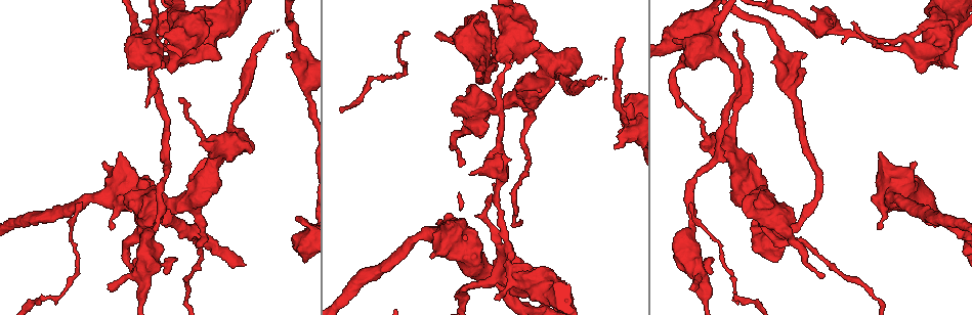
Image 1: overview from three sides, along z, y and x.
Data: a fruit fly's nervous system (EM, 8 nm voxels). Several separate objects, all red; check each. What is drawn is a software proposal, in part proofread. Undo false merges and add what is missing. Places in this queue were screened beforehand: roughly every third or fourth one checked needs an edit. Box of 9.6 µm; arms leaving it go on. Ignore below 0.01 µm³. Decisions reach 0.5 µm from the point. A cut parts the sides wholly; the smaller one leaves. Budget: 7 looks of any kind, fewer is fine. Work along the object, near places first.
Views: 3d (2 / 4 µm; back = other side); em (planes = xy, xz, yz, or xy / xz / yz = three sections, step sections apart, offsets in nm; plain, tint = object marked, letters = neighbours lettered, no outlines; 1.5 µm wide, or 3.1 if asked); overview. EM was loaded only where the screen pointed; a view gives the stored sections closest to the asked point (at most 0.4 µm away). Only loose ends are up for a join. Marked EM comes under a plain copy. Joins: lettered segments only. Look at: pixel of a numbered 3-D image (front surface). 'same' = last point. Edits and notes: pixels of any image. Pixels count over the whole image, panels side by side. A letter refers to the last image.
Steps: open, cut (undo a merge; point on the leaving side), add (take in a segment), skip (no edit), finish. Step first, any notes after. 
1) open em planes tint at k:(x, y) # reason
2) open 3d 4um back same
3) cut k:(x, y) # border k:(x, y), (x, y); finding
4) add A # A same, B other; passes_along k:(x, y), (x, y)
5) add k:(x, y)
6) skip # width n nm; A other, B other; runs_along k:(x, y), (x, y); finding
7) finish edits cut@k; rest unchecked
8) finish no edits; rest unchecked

open 3d 2um back at 1:(735, 33) # tapers out

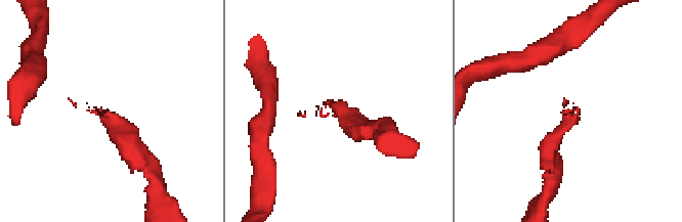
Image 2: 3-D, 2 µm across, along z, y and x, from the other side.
open em planes letters at 2:(564, 113) # shape alone is not enough

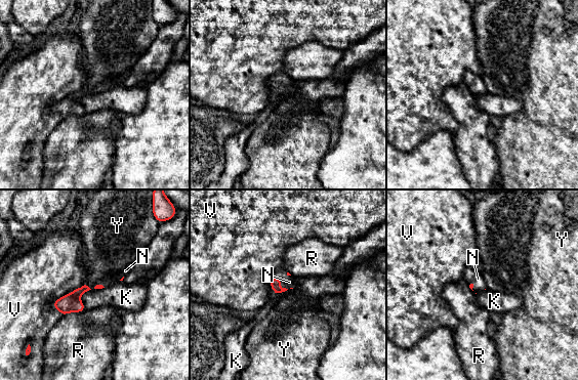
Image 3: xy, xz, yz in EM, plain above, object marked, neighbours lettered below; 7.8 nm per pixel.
add N # K other, N same, R other, V other, Y other; passes_along 3:(275, 283), (280, 287), (289, 282); the neuron continues

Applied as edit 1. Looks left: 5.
open em yz step 8 letters at 1:(202, 142) # sudden change in width

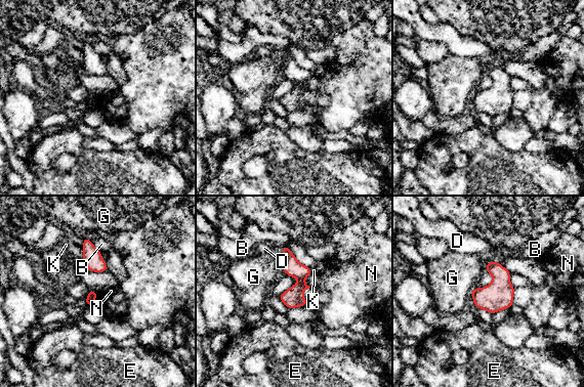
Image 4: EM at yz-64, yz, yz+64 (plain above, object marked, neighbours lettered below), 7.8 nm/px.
open em xy step 4 letters same # cut it another way

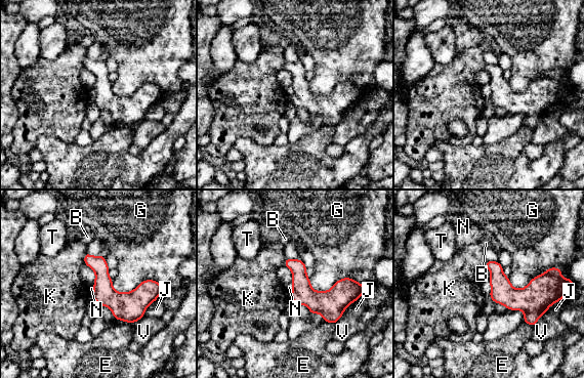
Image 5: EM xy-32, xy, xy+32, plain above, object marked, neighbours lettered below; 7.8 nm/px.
skip # longest_contact G 460 nm; B other, E other, G other, J other, K other, N other, T other, V other; one neuron here

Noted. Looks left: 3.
open 3d 2um back at 1:(407, 33) # free end

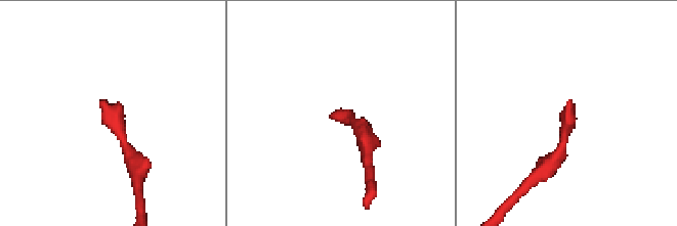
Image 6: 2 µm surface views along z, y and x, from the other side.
open em planes letters at 6:(104, 100) # need the tissue

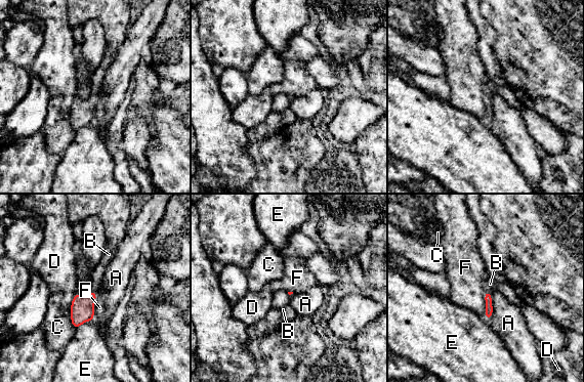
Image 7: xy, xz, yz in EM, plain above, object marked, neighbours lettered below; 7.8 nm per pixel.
add B # longest_contact F 220 nm; A other, B same, C other, D other, E other, F other; it goes on there

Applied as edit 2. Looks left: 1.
finish edits add@3, add@7; rest unchecked

